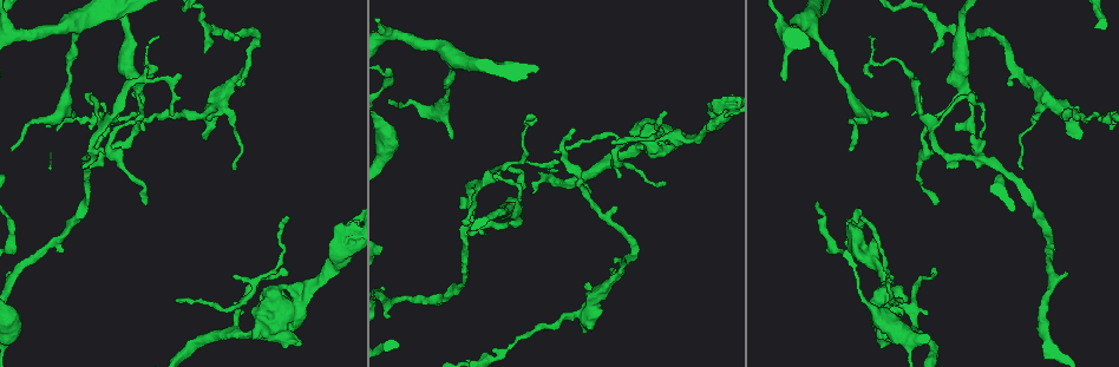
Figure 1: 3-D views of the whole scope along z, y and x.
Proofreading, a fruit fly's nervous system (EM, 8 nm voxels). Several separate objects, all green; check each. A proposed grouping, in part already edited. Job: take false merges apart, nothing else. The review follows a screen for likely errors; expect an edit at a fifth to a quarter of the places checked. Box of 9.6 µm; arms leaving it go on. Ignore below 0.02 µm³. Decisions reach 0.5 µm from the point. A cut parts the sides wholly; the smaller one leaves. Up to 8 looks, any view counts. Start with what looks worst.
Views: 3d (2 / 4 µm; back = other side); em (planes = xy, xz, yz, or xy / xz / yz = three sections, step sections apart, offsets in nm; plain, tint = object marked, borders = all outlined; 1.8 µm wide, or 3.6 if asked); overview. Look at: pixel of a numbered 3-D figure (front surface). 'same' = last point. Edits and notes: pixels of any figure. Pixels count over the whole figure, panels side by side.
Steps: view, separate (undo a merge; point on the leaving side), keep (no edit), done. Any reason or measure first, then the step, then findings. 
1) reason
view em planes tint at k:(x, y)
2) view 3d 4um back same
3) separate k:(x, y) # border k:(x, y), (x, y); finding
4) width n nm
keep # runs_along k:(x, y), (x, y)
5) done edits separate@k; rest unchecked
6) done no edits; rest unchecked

side arm on a straight run
view em xz step 4 tint at 1:(980, 159)

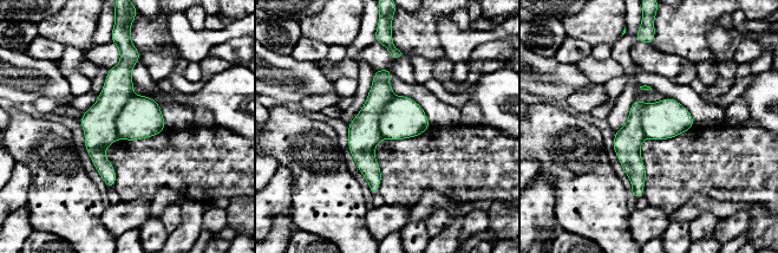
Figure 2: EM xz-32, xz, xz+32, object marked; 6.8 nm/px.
view em planes tint same

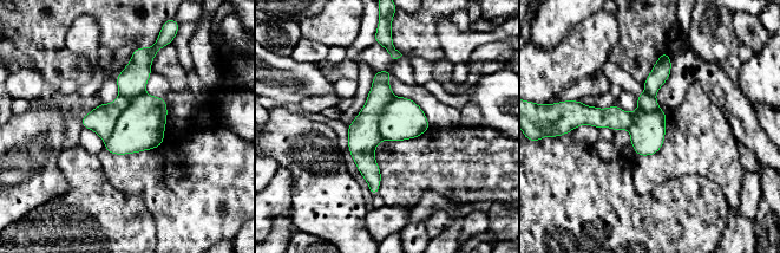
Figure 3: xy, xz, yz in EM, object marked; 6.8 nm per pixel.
width 260 nm
separate 3:(364, 135) # border 3:(393, 99), (379, 116), (381, 138); two cells meet here

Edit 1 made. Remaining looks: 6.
two arms in line, one across
view 3d 4um at 1:(346, 250)

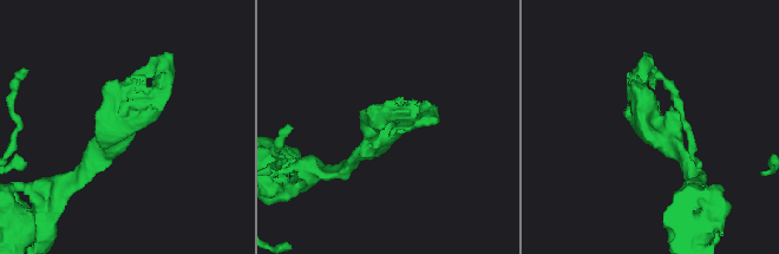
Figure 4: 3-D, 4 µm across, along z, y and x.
arms 3; arm_widths 190, 300, 300 nm
view em planes tint at 4:(122, 128)

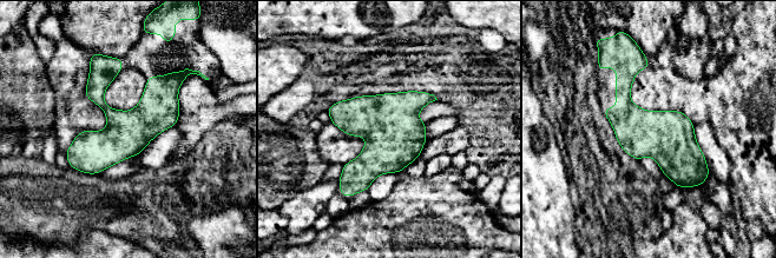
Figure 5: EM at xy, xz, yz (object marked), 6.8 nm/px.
width 300 nm
keep # runs_along 5:(640, 63), (624, 106), (699, 183); continuous, no second cell

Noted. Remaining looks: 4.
a fork
view 3d 2um at 1:(590, 315)

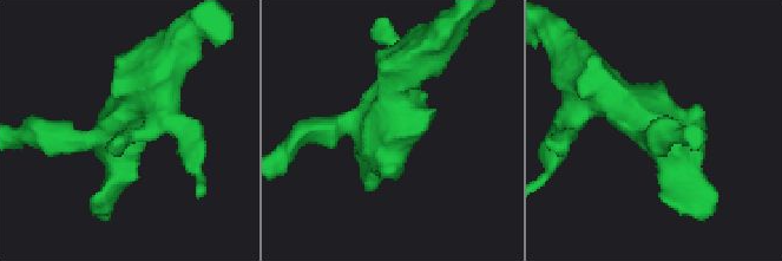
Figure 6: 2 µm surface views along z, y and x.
view em planes tint at 6:(128, 120)

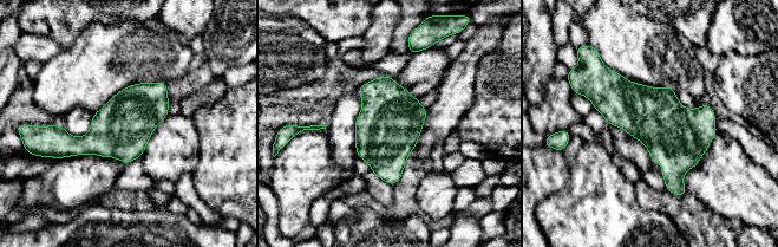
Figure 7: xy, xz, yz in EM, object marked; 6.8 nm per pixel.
keep # continuous, no second cell

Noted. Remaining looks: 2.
small branch off a trunk
view em planes tint at 1:(960, 88)

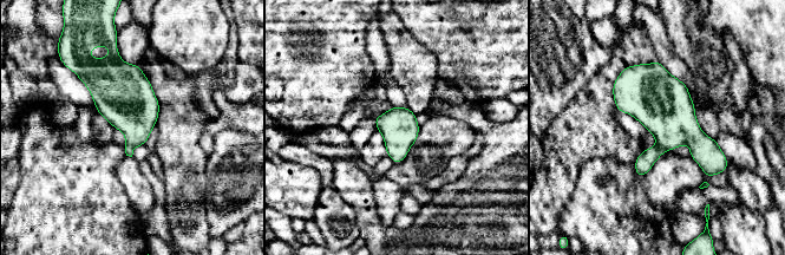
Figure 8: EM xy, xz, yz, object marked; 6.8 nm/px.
width 260 nm
keep # all the same cell

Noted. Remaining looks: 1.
done edits separate@3; rest unchecked

